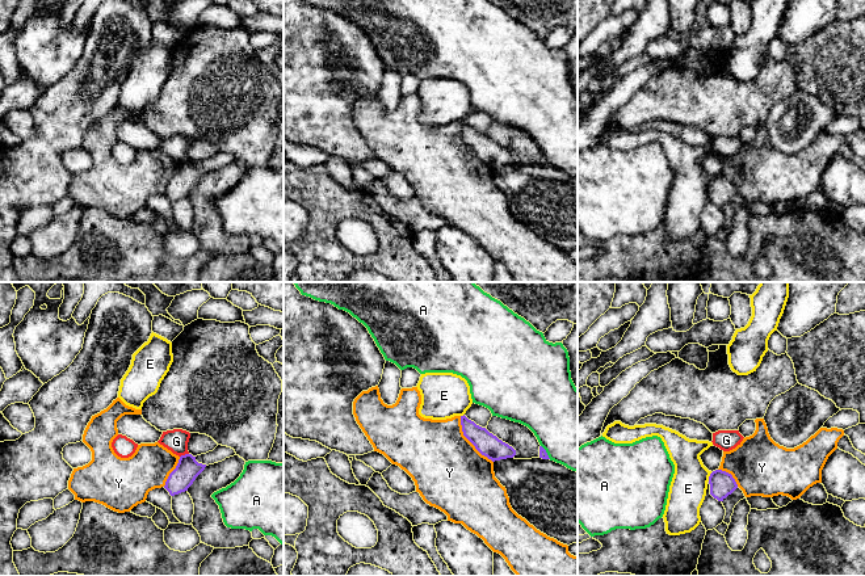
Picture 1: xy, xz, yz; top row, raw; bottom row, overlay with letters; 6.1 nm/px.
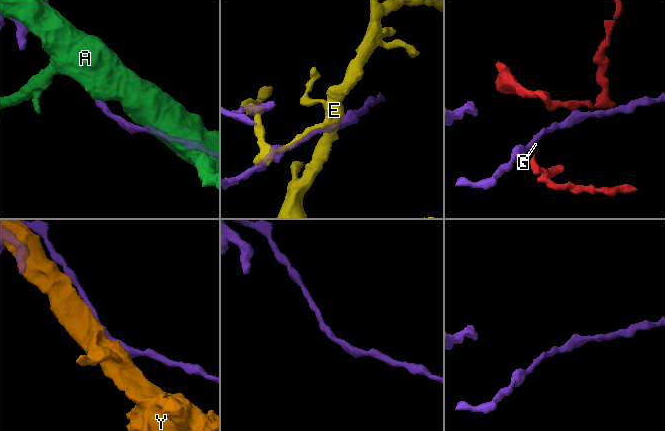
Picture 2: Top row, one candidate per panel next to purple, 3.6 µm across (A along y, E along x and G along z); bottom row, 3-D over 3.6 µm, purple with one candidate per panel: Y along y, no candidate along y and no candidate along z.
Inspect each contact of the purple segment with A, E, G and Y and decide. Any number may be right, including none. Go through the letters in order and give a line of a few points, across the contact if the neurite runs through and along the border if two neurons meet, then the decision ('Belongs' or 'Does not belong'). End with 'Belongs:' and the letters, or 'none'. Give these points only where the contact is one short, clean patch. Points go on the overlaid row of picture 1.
A: Does not belong
E: Does not belong
G: Line: xy (188, 453), (180, 457). Does not belong
Y: Does not belong
Belongs: none

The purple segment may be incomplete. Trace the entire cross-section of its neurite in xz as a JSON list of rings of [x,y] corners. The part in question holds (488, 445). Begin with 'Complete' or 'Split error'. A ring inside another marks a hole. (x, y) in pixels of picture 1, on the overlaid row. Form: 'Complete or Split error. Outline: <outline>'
Complete. Outline: [[[465,415],[461,416],[461,425],[463,436],[475,446],[475,449],[492,462],[513,458],[516,450],[508,443],[499,440],[490,433],[486,428],[476,425],[469,420]]]

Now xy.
Complete. Outline: [[[192,454],[181,455],[176,468],[169,474],[164,488],[171,496],[188,491],[206,464],[198,463]]]

